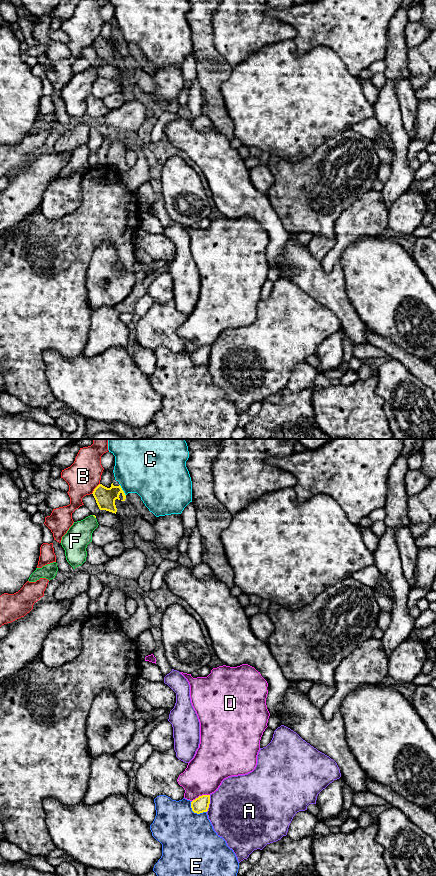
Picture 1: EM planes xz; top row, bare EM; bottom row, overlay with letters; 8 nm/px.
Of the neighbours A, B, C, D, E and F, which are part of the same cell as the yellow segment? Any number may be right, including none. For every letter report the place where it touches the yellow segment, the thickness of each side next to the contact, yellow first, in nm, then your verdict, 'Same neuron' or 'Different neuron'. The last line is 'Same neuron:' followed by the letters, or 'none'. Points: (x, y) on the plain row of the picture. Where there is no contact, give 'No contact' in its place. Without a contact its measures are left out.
A: Touches yellow at xz (209, 355). Thickness 130 nm (yellow) against 500 nm. Different neuron
B: Touches yellow at xz (95, 40). Thickness 160 nm (yellow) against 280 nm. Different neuron
C: Touches yellow at xz (122, 42). Thickness 160 nm (yellow) against 380 nm. Different neuron
D: Touches yellow at xz (200, 348). Thickness 130 nm (yellow) against 300 nm. Different neuron
E: Touches yellow at xz (195, 364). Thickness 130 nm (yellow) against 440 nm. Different neuron
F: Touches yellow at xz (94, 68). Thickness 20 nm (yellow) against 200 nm. Same neuron
Same neuron: F

